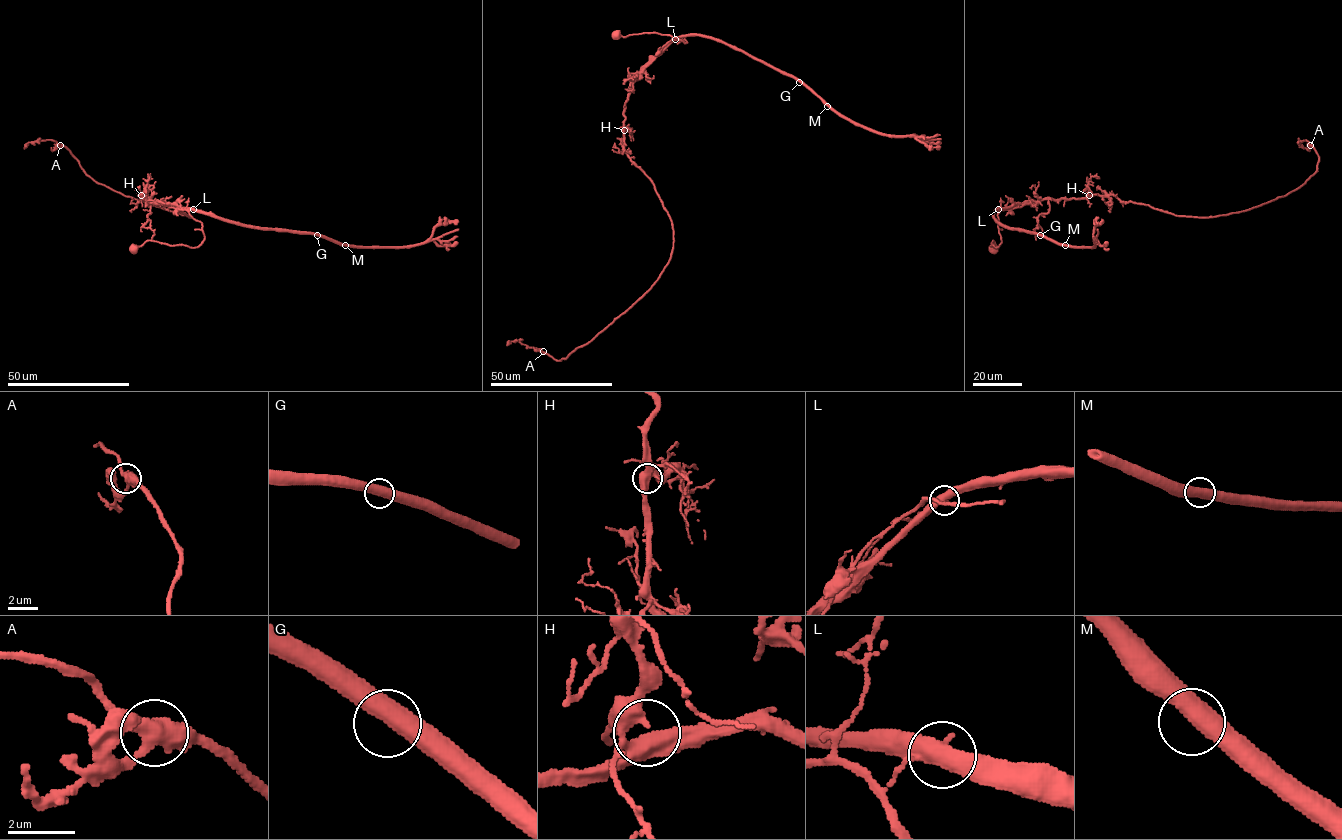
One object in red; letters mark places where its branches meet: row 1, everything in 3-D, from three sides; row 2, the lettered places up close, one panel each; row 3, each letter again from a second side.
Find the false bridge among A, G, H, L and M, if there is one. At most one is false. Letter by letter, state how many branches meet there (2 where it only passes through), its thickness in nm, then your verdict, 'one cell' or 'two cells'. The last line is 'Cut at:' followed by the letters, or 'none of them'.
A: branches 3; calibre 400 nm; one cell
G: branches 2; calibre 550 nm; one cell
H: branches 4; calibre 420 nm; one cell
L: branches 3; calibre 440 nm; two cells
M: branches 2; calibre 500 nm; one cell
Cut at: L

